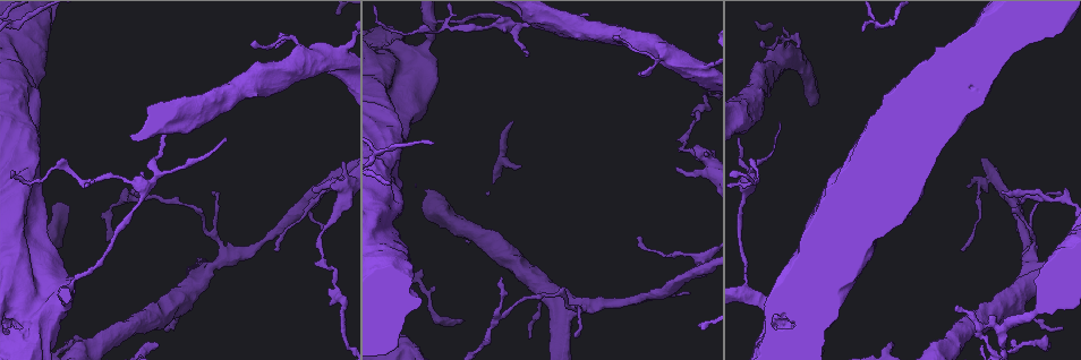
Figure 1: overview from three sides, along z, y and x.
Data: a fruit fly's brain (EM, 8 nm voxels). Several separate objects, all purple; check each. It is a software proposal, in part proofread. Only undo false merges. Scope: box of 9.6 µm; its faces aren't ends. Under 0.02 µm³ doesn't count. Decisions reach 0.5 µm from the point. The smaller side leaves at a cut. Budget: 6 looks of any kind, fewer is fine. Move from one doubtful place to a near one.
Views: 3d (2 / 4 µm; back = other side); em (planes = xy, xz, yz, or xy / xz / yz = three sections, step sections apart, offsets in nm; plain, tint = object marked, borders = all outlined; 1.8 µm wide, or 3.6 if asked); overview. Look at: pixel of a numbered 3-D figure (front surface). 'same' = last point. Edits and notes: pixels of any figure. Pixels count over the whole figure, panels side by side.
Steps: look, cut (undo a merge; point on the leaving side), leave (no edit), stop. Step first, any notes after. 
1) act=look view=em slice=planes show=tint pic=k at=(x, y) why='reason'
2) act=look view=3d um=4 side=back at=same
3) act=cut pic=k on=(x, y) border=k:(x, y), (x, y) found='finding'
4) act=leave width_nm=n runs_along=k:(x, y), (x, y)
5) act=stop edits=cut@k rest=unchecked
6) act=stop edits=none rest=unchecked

act=look view=em slice=planes show=tint pic=1 at=(225, 257) why='three arms meet'

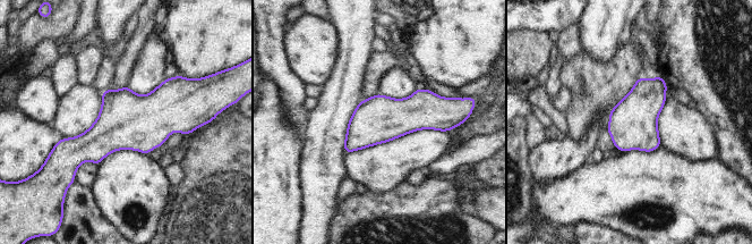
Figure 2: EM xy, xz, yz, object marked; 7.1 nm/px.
act=leave width_nm=340 found='all the same cell'

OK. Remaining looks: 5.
act=look view=3d um=4 pic=1 at=(799, 62)

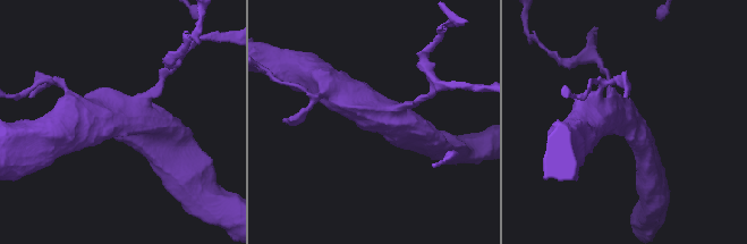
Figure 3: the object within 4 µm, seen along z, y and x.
act=look view=em um=3.6 slice=planes show=plain pic=3 at=(389, 123) why='need the tissue'

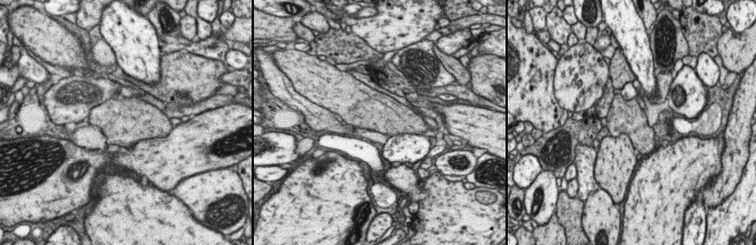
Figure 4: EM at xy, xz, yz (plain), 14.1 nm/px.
act=look view=em um=3.6 slice=planes show=borders at=same

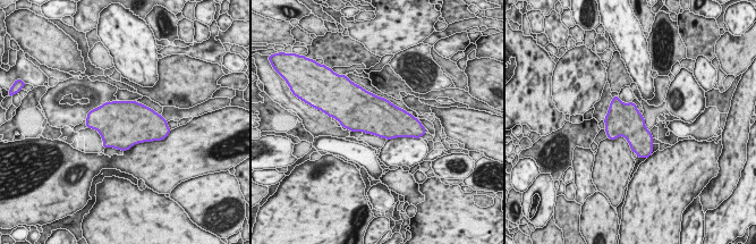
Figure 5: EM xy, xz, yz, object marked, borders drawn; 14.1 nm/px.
act=leave width_nm=480 found='continuous, no second cell'

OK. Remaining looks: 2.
act=look view=3d um=4 pic=1 at=(743, 189)

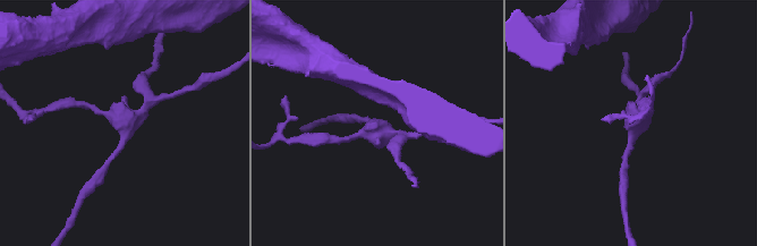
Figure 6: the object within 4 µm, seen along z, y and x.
act=look view=em slice=planes show=tint pic=6 at=(124, 125) why='need the tissue'

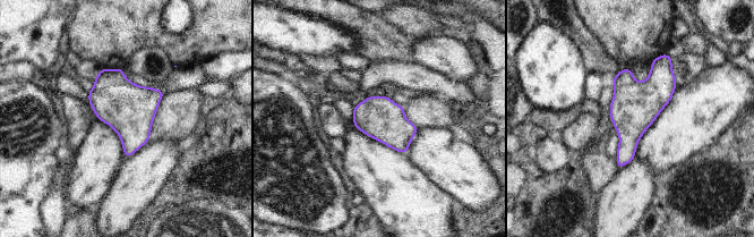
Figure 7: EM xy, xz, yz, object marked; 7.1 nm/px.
act=leave found='all the same cell'

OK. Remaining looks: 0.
act=stop edits=none rest=unchecked

